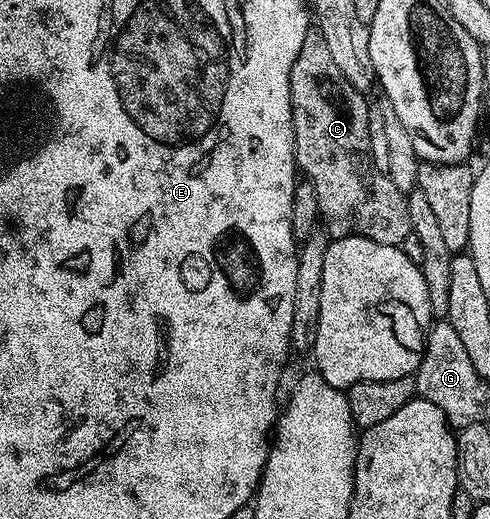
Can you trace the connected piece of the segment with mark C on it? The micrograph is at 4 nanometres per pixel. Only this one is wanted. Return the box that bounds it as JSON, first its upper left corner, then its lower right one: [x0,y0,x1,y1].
[291,31,410,246]

